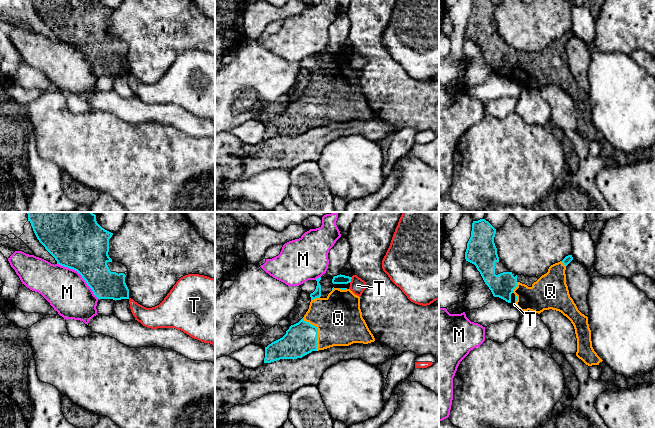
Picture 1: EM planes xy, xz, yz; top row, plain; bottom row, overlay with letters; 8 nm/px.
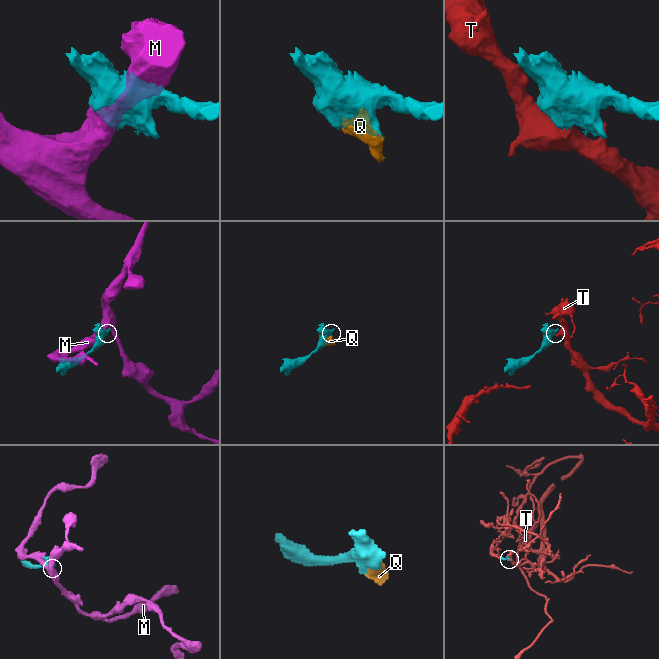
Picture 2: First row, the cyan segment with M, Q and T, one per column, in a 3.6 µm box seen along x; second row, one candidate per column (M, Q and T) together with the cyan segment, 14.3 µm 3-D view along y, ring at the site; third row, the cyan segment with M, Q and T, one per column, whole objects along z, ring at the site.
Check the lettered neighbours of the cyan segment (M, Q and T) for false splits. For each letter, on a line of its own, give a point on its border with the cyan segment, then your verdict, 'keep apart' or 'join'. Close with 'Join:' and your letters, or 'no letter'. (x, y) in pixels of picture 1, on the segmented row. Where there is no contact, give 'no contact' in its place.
M: xy (80, 274) | keep apart
Q: xz (317, 332) | join
T: xz (350, 280) | keep apart
Join: Q

